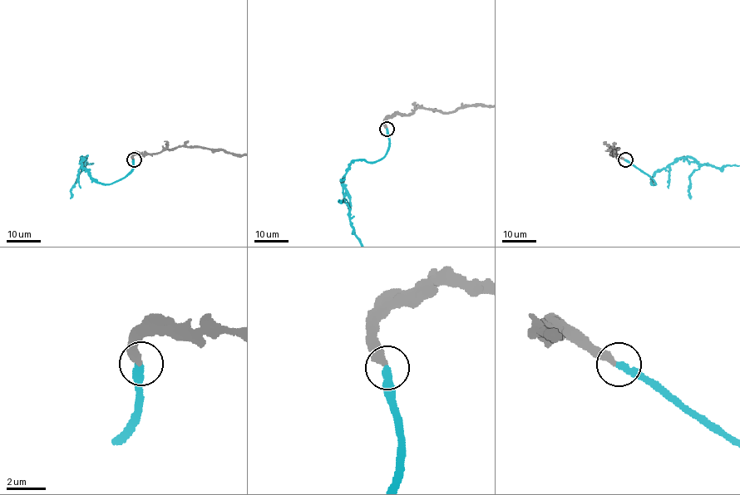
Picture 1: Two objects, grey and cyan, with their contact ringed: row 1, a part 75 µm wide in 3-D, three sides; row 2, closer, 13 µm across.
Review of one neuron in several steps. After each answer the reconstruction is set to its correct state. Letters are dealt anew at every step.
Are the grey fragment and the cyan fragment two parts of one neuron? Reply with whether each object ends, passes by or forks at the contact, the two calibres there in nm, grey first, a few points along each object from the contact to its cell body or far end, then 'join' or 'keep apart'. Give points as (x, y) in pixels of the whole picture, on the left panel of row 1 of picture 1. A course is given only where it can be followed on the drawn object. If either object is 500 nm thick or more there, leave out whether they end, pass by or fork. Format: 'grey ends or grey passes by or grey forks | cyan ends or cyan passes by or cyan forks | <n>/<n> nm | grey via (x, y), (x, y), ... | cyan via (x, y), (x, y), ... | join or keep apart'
grey ends | cyan ends | 360/360 nm | join

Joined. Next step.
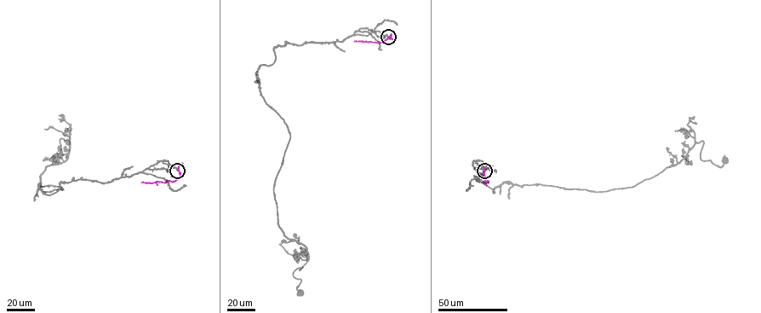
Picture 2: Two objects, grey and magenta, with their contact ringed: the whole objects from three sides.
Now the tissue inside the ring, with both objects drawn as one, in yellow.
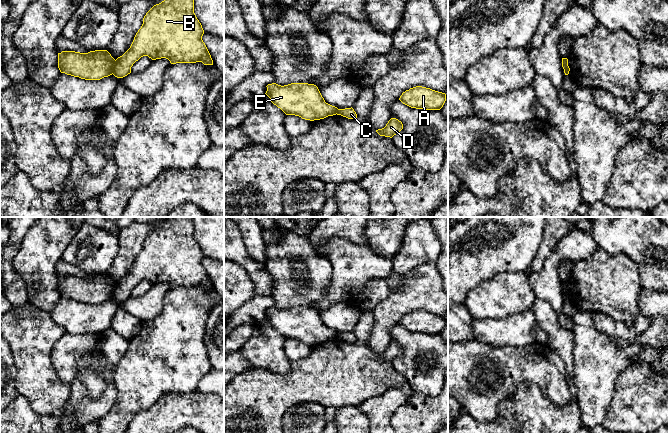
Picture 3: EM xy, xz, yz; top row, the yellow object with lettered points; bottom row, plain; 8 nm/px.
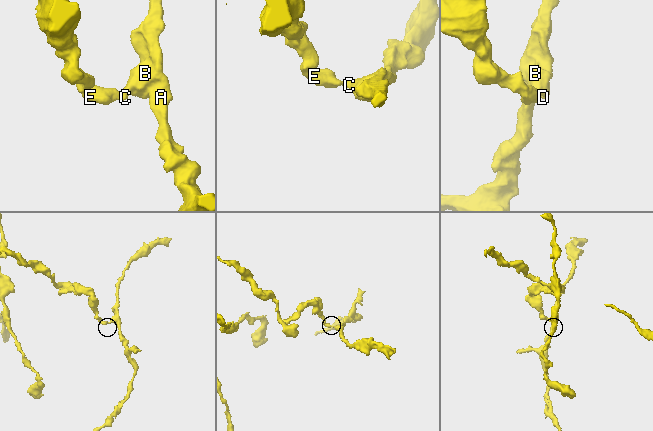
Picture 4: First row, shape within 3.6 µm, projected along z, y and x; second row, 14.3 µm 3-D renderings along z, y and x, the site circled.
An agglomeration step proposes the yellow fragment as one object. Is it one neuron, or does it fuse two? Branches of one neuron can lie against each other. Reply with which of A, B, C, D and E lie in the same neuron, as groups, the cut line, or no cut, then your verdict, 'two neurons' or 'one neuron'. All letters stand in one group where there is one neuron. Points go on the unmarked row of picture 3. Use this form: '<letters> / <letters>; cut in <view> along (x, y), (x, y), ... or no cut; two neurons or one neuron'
A B C D / E; cut in xy along (115, 284), (112, 297); two neurons

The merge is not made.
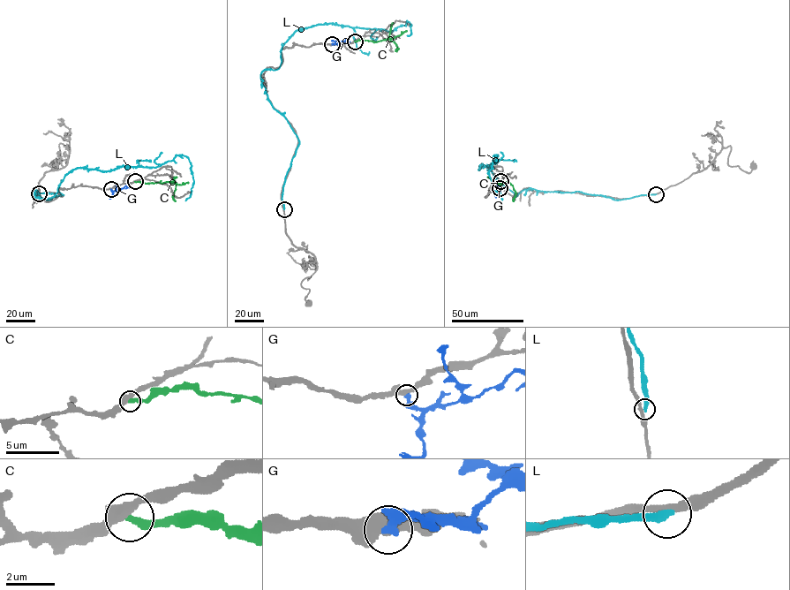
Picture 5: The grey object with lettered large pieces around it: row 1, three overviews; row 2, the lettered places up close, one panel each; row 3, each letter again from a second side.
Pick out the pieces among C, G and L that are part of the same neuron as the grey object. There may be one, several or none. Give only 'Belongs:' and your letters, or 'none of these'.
Belongs: none of these

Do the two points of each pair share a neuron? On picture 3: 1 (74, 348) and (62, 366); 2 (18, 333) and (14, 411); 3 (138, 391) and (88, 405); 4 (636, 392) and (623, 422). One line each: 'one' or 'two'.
1: one
2: two
3: two
4: one

